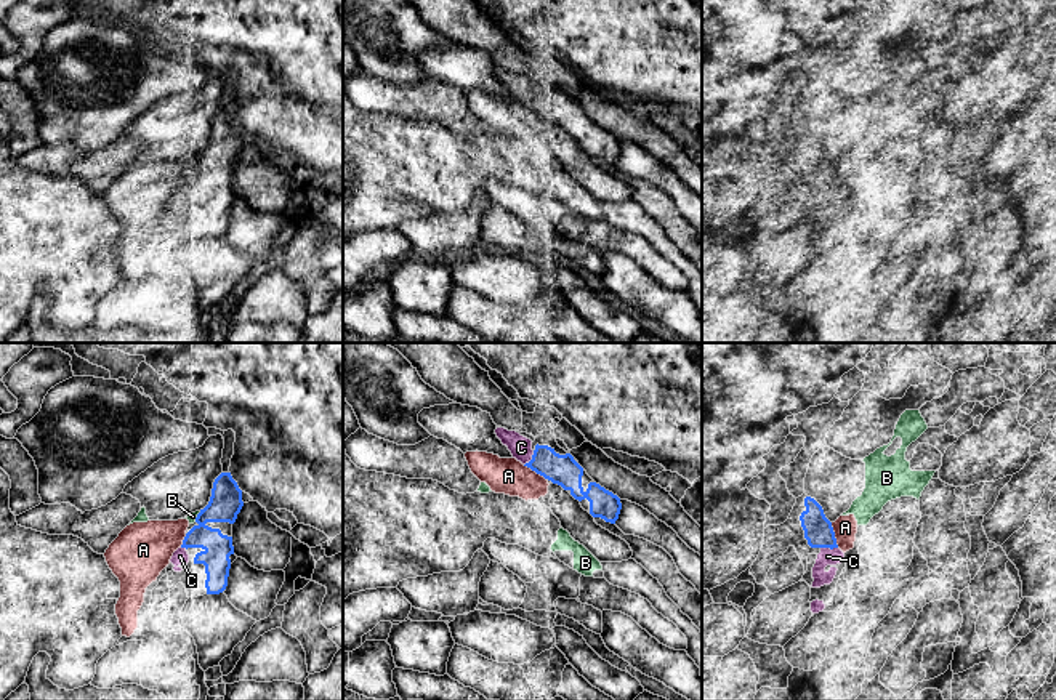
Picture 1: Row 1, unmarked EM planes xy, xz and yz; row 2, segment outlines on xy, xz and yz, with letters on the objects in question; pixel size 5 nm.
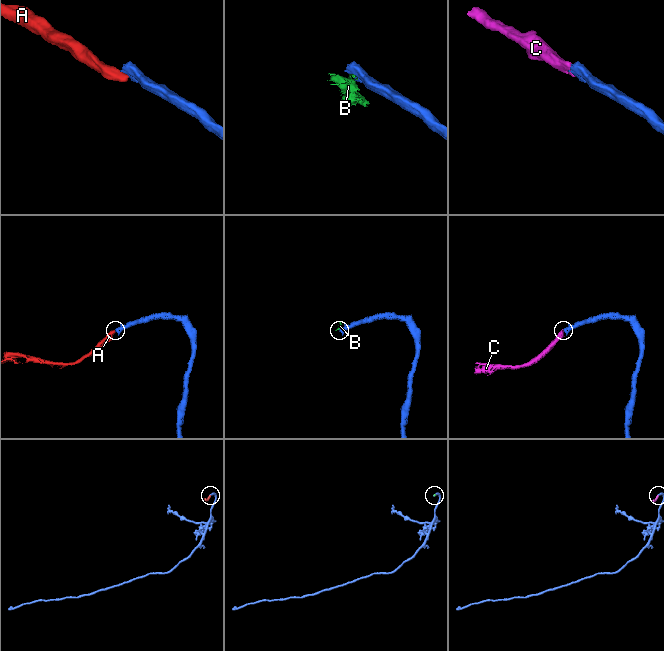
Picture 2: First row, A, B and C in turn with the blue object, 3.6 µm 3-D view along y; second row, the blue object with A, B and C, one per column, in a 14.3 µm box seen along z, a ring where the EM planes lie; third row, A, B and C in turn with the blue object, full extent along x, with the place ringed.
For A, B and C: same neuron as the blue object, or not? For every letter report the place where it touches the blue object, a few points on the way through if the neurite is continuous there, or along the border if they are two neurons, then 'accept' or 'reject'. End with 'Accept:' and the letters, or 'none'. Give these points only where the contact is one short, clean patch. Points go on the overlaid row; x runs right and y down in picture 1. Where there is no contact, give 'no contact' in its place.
A: meets blue in yz at (834, 535); reject
B: meets blue in xy at (197, 516); reject
C: meets blue in yz at (829, 547); accept
Accept: C

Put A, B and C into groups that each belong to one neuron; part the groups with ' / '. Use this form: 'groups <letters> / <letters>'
groups A / B / C

